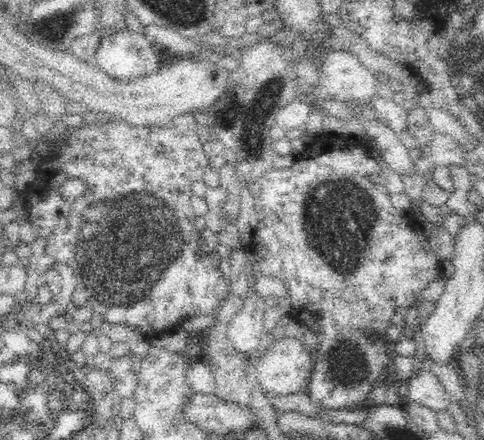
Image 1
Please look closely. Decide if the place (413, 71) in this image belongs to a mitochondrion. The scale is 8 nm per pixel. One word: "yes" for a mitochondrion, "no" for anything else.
no

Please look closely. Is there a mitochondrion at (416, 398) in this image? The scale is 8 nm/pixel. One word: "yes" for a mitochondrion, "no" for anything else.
no

